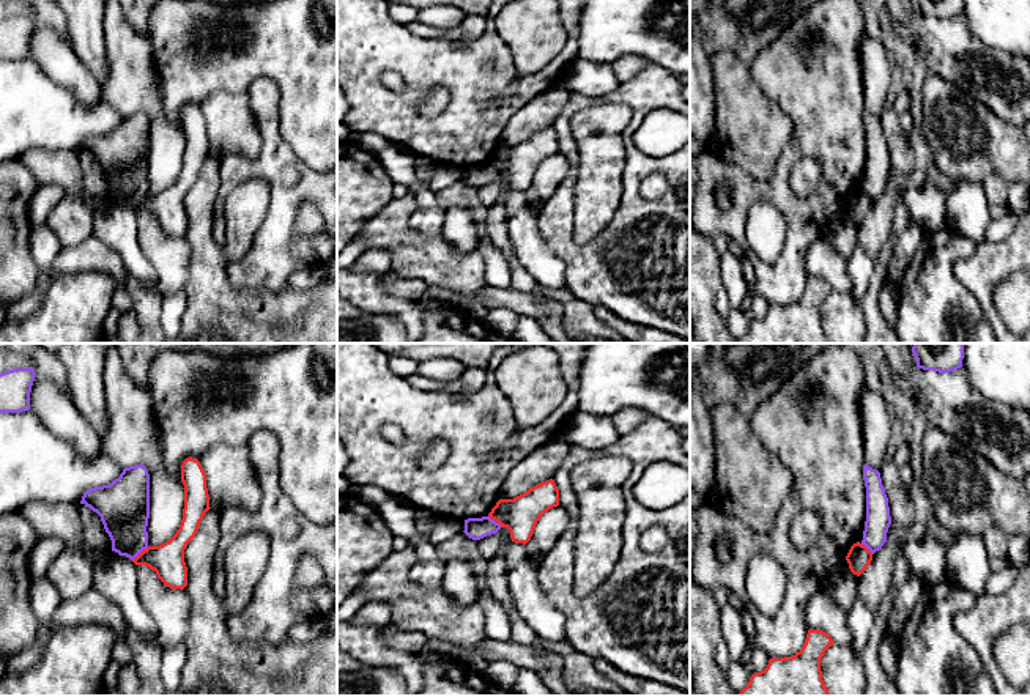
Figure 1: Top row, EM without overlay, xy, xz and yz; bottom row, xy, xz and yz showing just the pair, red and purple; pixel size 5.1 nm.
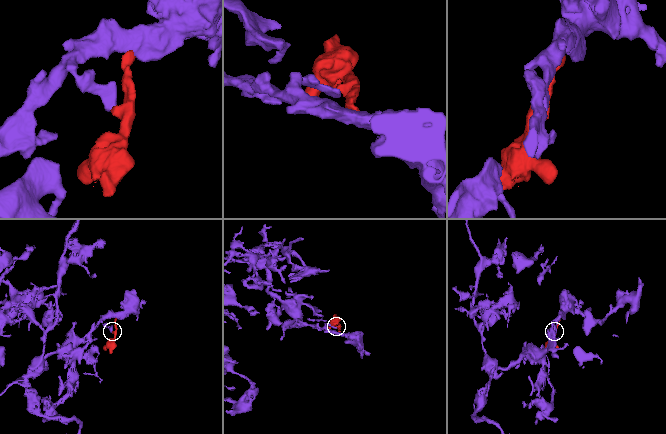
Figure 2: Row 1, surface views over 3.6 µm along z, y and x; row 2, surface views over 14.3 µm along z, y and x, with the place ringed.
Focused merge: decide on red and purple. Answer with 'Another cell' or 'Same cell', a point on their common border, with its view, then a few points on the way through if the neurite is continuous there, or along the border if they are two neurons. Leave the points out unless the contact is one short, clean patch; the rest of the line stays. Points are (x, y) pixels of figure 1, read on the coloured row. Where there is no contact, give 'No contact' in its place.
Another cell. Touches red at xy (140, 553). Boundary: xy (148, 547), (133, 561)

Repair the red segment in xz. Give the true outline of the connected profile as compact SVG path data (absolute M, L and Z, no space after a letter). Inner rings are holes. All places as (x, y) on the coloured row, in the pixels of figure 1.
M550 479L513 499L499 499L488 516L510 531L512 542L526 545L540 516L558 505L559 490Z

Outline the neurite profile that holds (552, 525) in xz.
M561 507L545 512L535 524L531 540L526 543L531 561L537 561L551 551L569 526L569 513Z

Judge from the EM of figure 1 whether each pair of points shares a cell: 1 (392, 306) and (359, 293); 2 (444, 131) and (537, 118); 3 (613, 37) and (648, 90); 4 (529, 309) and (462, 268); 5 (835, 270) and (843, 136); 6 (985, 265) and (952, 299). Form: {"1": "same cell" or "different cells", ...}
{"1": "same cell", "2": "different cells", "3": "different cells", "4": "different cells", "5": "different cells", "6": "different cells"}

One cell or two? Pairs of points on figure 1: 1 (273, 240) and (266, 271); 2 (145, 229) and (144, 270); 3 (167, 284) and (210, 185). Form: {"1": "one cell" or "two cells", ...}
{"1": "one cell", "2": "two cells", "3": "two cells"}

